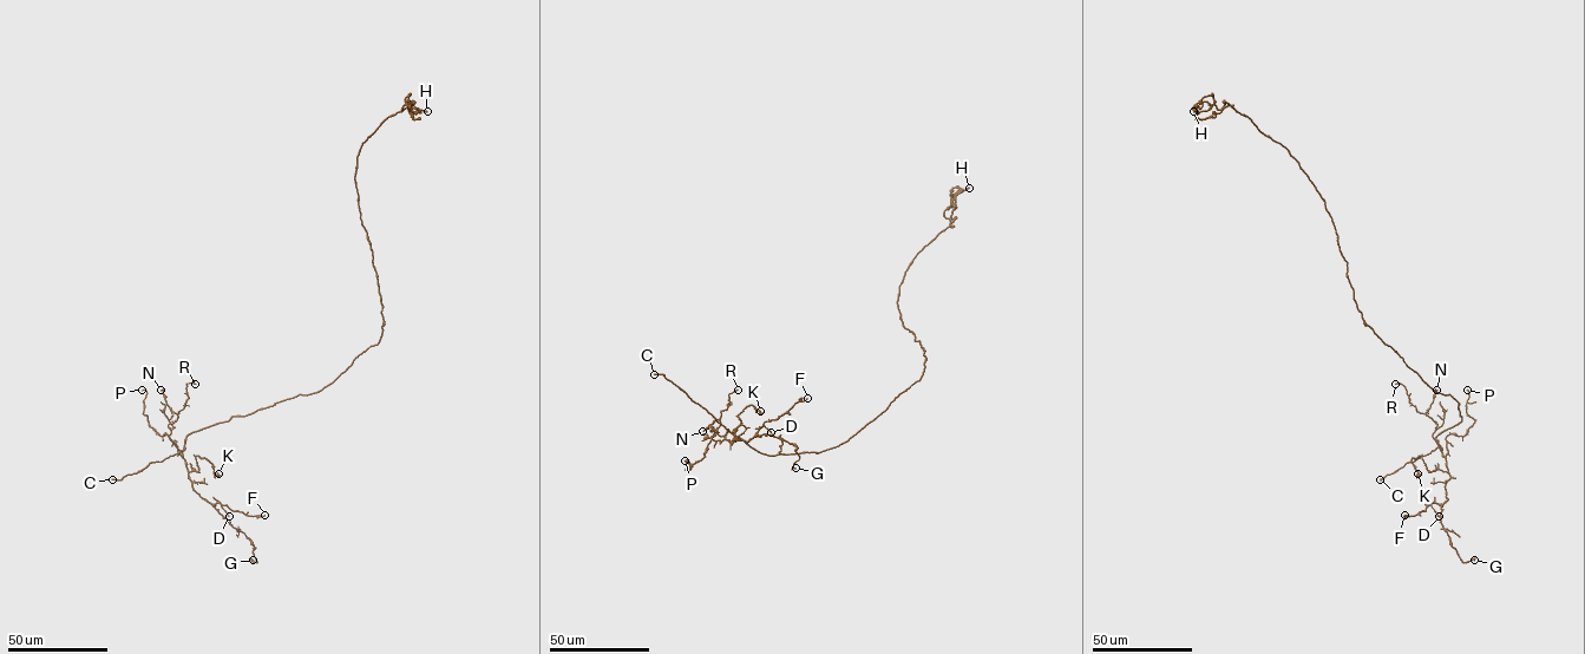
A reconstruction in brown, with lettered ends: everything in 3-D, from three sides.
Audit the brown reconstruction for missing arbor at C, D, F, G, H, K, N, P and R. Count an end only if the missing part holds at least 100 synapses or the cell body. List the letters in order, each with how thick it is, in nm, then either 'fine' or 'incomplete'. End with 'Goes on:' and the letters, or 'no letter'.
C: 280 nm | incomplete
D: 130 nm | fine
F: 130 nm | fine
G: 80 nm | fine
H: 320 nm | fine
K: 120 nm | fine
N: 130 nm | fine
P: 90 nm | fine
R: 110 nm | fine
Goes on: C

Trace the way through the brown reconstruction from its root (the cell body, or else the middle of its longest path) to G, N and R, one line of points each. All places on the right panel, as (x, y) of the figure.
G: (1399, 354), (1434, 391), (1459, 403), (1461, 420), (1435, 438), (1451, 477), (1440, 517), (1460, 560), (1474, 560)
N: (1399, 354), (1459, 403), (1461, 420), (1435, 438), (1441, 451), (1432, 436), (1438, 424), (1425, 413), (1436, 390)
R: (1399, 354), (1459, 403), (1461, 420), (1435, 438), (1441, 451), (1432, 436), (1438, 424), (1395, 384)

